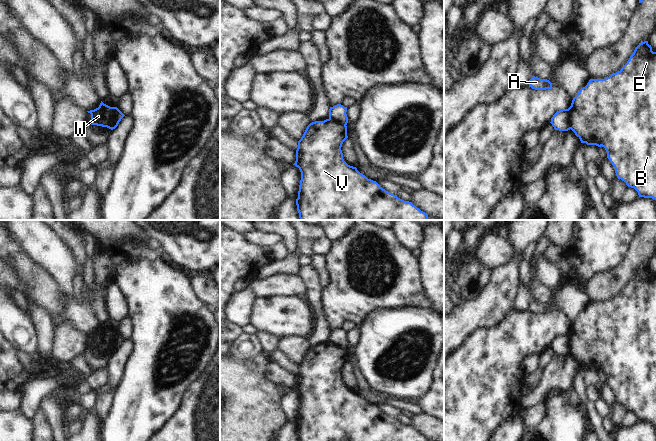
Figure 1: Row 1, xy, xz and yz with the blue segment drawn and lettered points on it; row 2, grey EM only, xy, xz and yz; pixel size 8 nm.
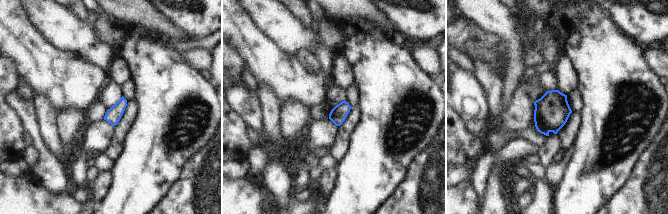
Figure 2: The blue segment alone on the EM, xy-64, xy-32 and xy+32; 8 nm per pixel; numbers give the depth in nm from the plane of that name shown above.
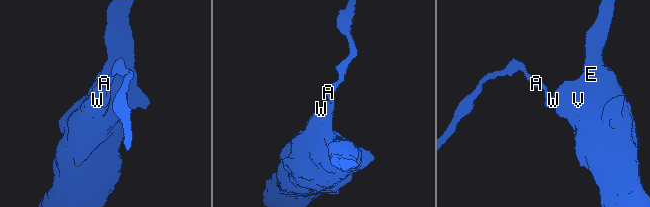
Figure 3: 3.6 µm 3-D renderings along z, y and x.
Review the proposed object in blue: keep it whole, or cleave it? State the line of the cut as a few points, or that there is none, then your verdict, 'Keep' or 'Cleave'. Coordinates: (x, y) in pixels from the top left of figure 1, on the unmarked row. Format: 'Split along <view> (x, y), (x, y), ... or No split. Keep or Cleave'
Split along xy (116, 331), (110, 342), (109, 352). Cleave.

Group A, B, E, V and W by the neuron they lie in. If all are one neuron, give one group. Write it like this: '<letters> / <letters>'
A / B E V W

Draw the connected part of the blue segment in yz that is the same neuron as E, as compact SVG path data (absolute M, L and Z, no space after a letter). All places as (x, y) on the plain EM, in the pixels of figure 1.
M648 265L639 267L620 295L605 303L590 303L568 332L571 354L581 367L604 371L618 403L634 412L639 421L656 424L656 276Z

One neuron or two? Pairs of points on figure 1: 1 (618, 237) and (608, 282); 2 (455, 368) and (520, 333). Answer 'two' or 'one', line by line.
1: two
2: one

